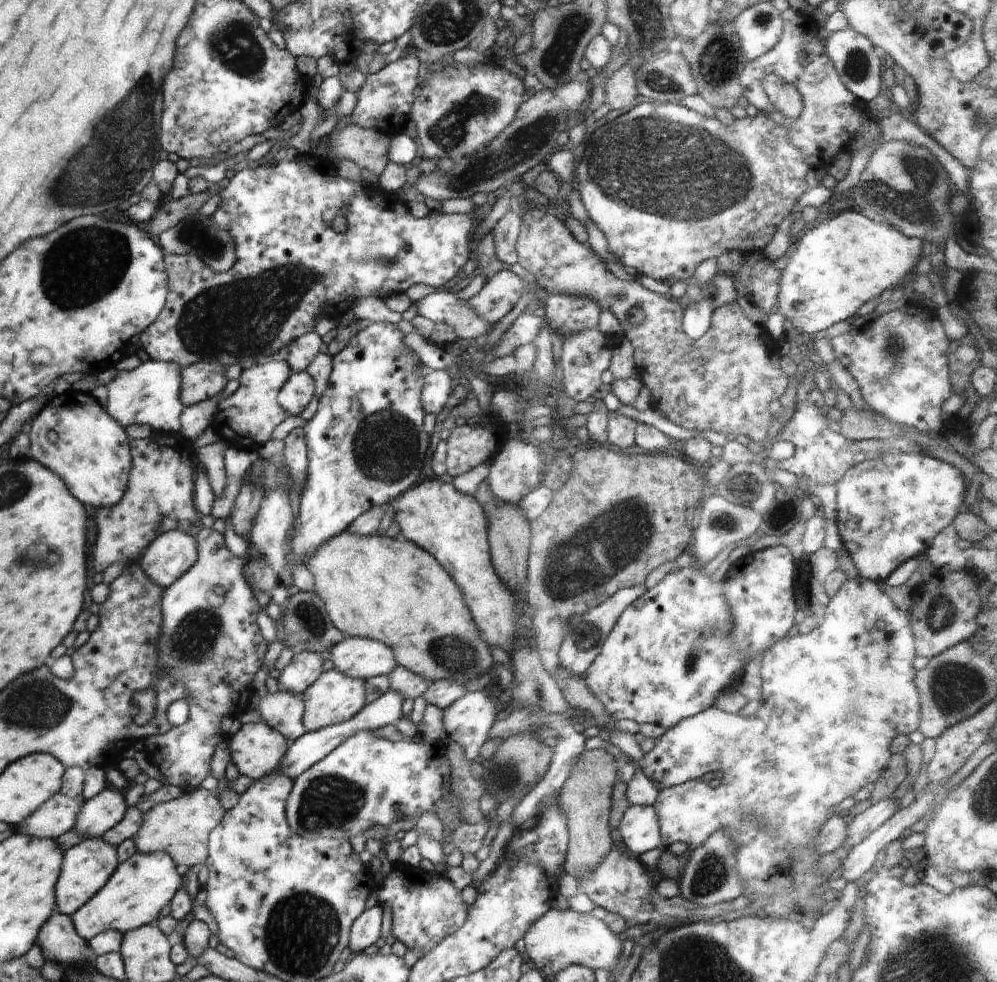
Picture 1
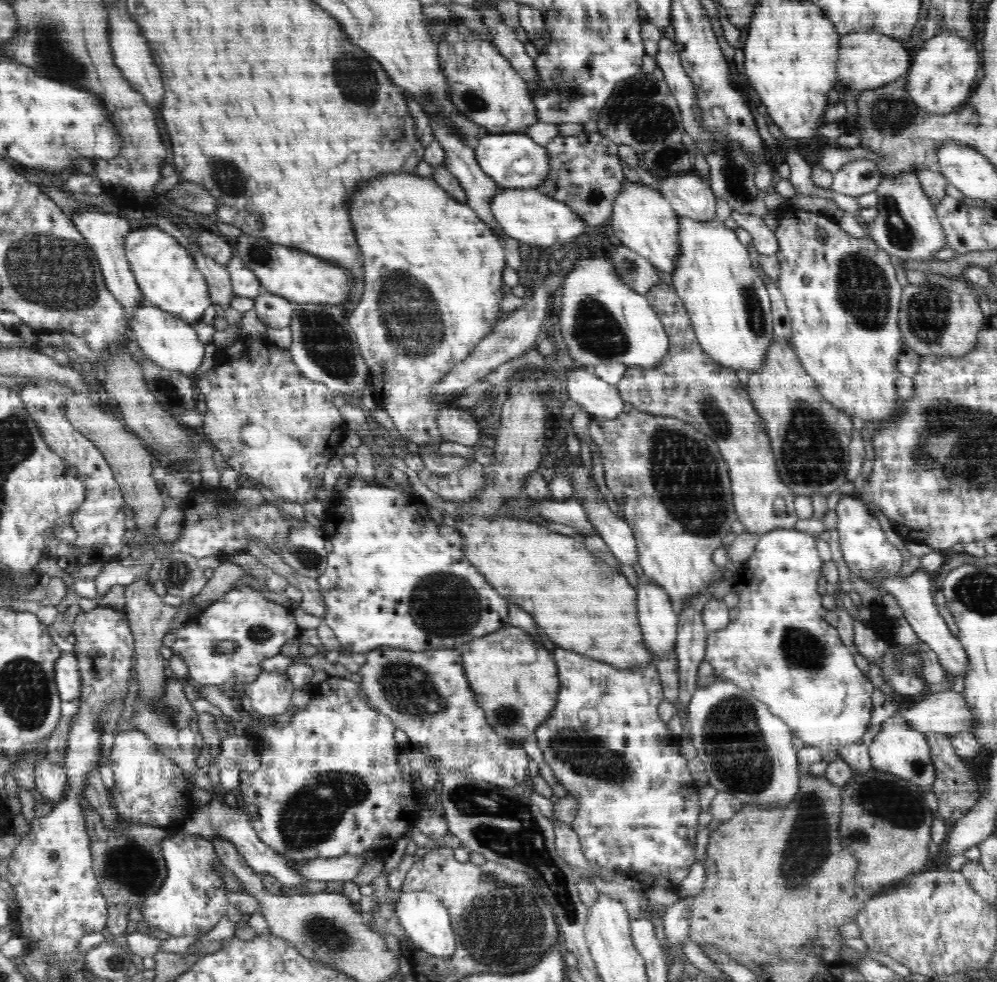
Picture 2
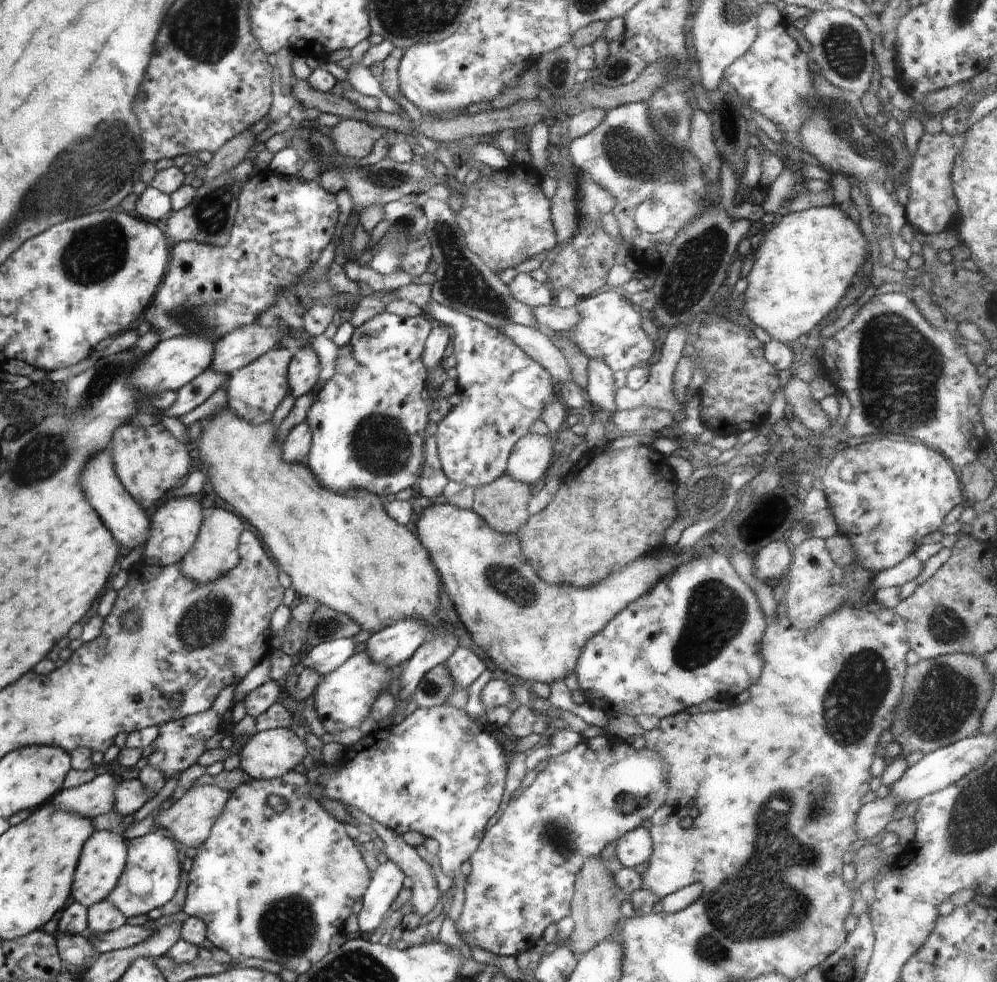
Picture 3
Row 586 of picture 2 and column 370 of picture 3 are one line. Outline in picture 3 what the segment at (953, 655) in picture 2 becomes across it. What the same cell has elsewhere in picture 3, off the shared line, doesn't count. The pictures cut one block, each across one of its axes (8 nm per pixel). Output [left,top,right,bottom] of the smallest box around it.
[357,860,405,937]

